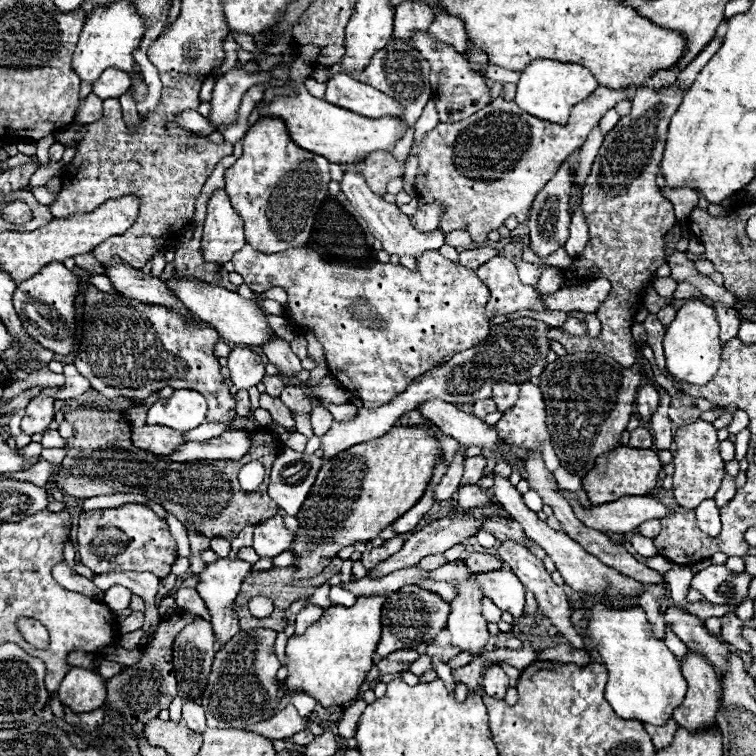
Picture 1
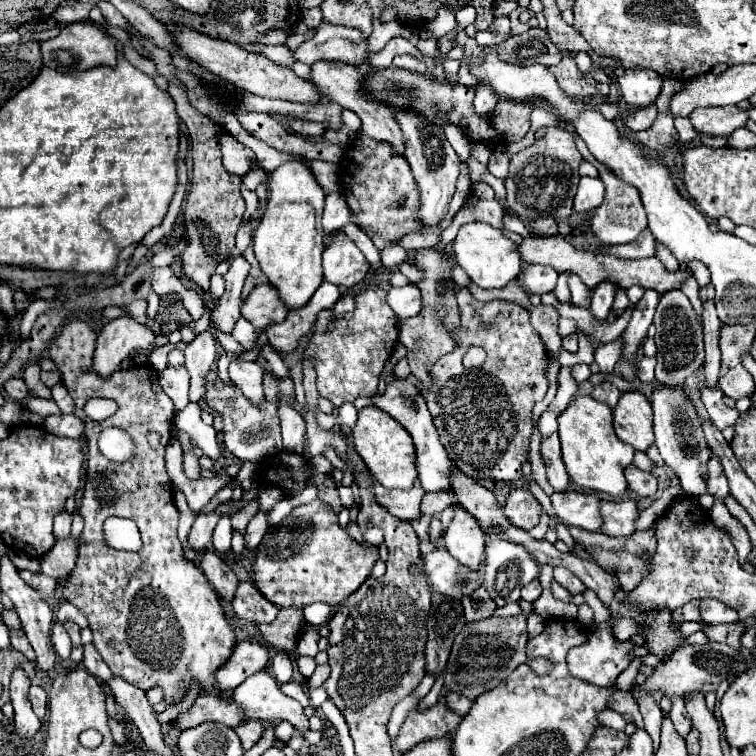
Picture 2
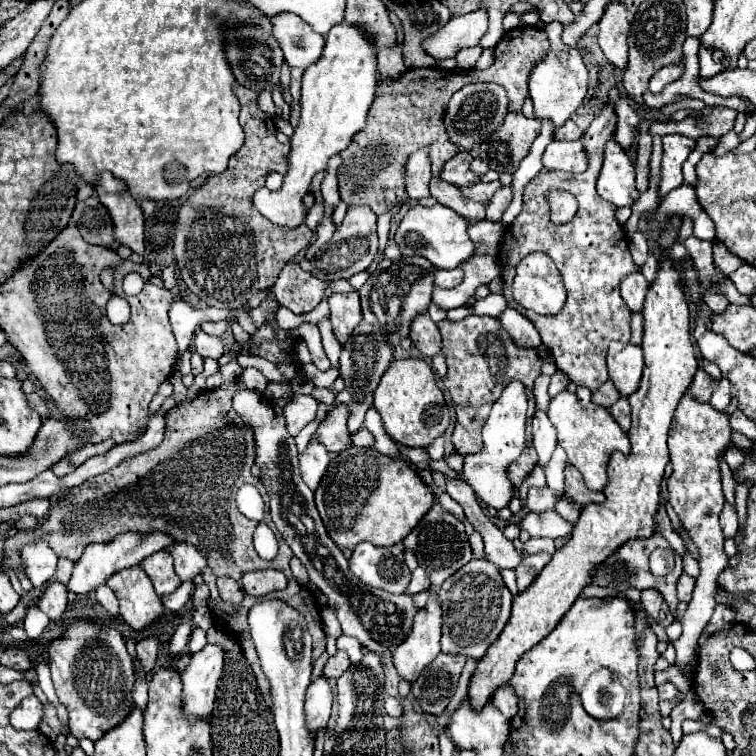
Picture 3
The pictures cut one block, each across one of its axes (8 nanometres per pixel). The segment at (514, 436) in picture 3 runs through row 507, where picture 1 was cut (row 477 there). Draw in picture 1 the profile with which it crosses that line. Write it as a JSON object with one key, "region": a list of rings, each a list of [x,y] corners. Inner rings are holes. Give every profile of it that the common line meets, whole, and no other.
{"region":[[[490,472],[490,476],[494,478],[494,486],[490,488],[490,492],[494,494],[494,498],[504,506],[504,510],[524,528],[524,534],[534,540],[536,544],[540,544],[546,554],[554,560],[556,564],[556,570],[562,574],[564,582],[572,588],[572,590],[578,590],[578,592],[586,592],[586,594],[600,594],[600,596],[606,596],[606,598],[614,598],[614,596],[638,596],[642,592],[642,586],[640,582],[628,578],[628,576],[622,576],[620,572],[616,572],[614,568],[602,564],[596,556],[588,554],[578,542],[574,542],[568,534],[564,532],[556,532],[552,530],[546,522],[542,522],[536,512],[532,512],[524,502],[522,502],[522,494],[510,484],[508,478],[504,476],[498,476],[494,472]]]}

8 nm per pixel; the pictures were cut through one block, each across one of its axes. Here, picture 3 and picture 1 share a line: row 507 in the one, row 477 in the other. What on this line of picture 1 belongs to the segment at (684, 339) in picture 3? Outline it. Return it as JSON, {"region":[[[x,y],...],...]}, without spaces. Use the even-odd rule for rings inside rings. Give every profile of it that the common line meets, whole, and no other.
{"region":[[[620,446],[614,452],[598,458],[594,472],[586,474],[586,478],[582,480],[582,486],[588,492],[588,498],[590,498],[592,504],[604,504],[604,502],[610,502],[610,500],[614,502],[622,496],[650,494],[656,488],[660,470],[662,470],[662,462],[660,462],[656,450],[652,450],[652,448],[640,450],[640,448]]]}

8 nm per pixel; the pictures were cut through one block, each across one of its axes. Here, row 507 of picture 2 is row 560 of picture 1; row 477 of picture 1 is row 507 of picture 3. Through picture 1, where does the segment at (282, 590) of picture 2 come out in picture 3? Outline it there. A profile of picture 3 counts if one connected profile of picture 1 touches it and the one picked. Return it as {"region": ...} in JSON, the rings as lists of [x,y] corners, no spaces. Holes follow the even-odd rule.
{"region":[[[350,446],[350,450],[332,456],[322,486],[318,486],[314,496],[330,538],[340,548],[350,550],[358,542],[372,542],[374,546],[402,542],[434,504],[430,486],[408,462],[384,456],[376,448],[360,446]]]}

